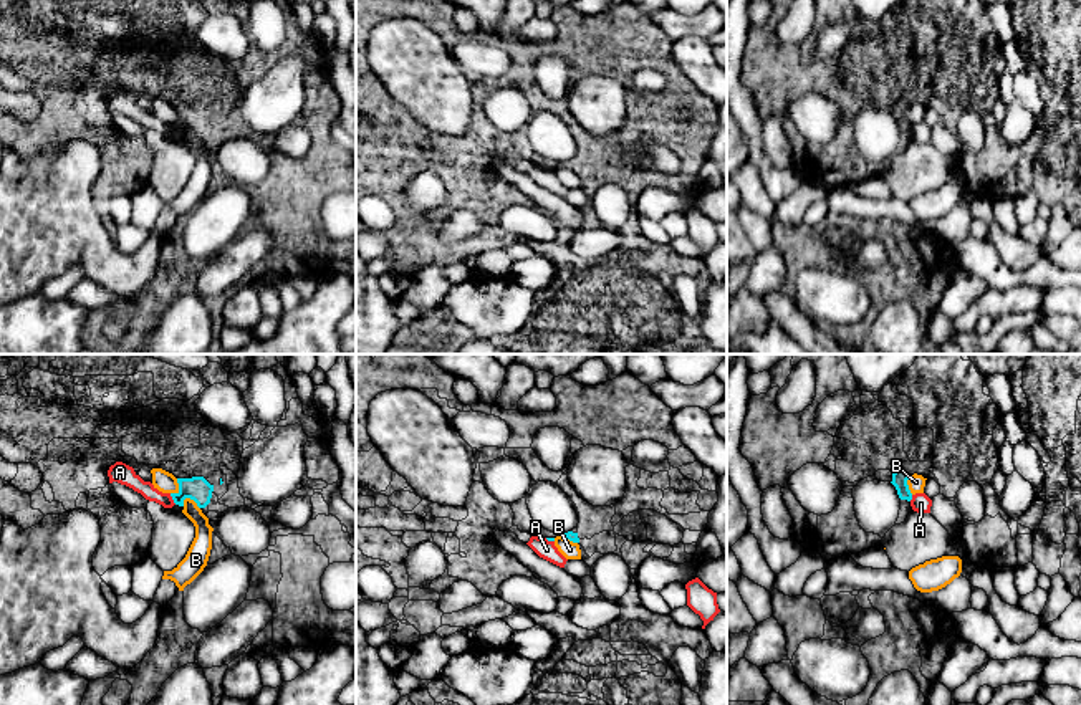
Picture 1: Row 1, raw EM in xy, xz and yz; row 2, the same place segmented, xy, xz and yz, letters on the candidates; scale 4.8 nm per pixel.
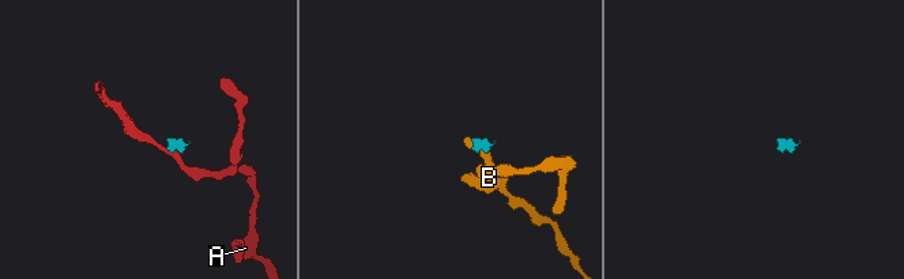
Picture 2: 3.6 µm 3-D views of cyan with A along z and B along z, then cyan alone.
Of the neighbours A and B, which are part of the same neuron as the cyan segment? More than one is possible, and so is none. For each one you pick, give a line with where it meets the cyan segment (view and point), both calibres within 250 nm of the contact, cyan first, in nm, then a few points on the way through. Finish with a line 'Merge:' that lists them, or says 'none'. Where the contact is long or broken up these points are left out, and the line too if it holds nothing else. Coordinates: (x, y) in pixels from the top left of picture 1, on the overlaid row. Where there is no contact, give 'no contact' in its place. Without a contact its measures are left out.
Merge: none

